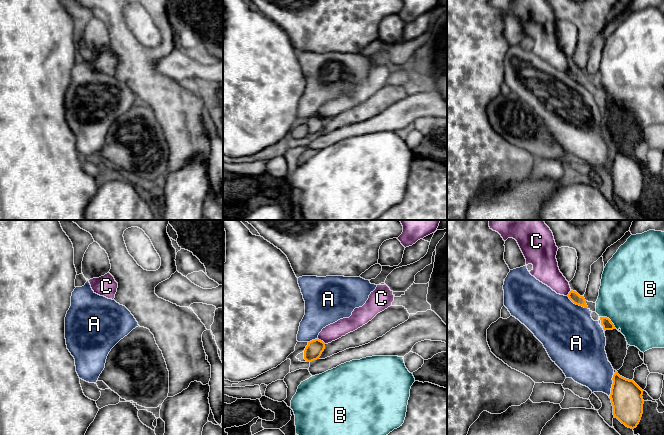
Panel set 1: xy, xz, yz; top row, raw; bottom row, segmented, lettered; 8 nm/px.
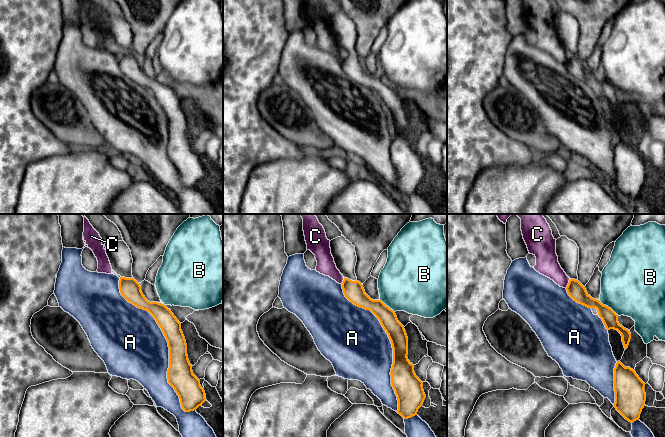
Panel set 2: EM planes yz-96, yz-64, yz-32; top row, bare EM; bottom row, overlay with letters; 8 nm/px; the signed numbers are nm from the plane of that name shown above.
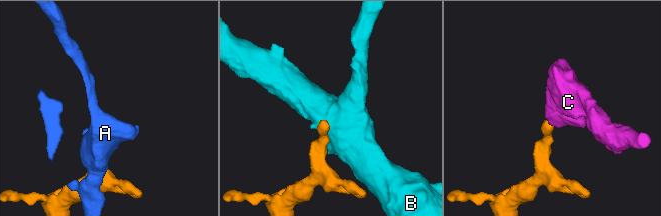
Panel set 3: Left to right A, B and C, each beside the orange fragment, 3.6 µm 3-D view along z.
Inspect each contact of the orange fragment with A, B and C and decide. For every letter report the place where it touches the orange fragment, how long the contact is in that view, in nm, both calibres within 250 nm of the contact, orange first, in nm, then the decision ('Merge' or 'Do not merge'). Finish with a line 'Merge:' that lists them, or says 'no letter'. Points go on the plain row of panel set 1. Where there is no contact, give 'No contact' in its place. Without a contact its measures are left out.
A: Touches orange at yz (612, 162). Shared border 200 nm. Thickness 260 nm (orange) against 320 nm. Do not merge
B: Touches orange at yz (609, 95). Shared border 170 nm. Thickness 80 nm (orange) against 500 nm. Do not merge
C: Touches orange at xz (320, 116). Shared border 80 nm. Thickness 140 nm (orange) against 140 nm. Do not merge
Merge: no letter

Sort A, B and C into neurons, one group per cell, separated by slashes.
A / B / C

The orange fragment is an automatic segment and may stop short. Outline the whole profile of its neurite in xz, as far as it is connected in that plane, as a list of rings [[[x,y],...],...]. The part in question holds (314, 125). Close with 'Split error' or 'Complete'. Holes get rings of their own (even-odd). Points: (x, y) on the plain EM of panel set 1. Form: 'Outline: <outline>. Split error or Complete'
Outline: [[[319,115],[312,116],[308,118],[304,126],[304,135],[307,138],[312,138],[314,136],[319,135],[322,128],[325,125],[325,119]]]. Complete

